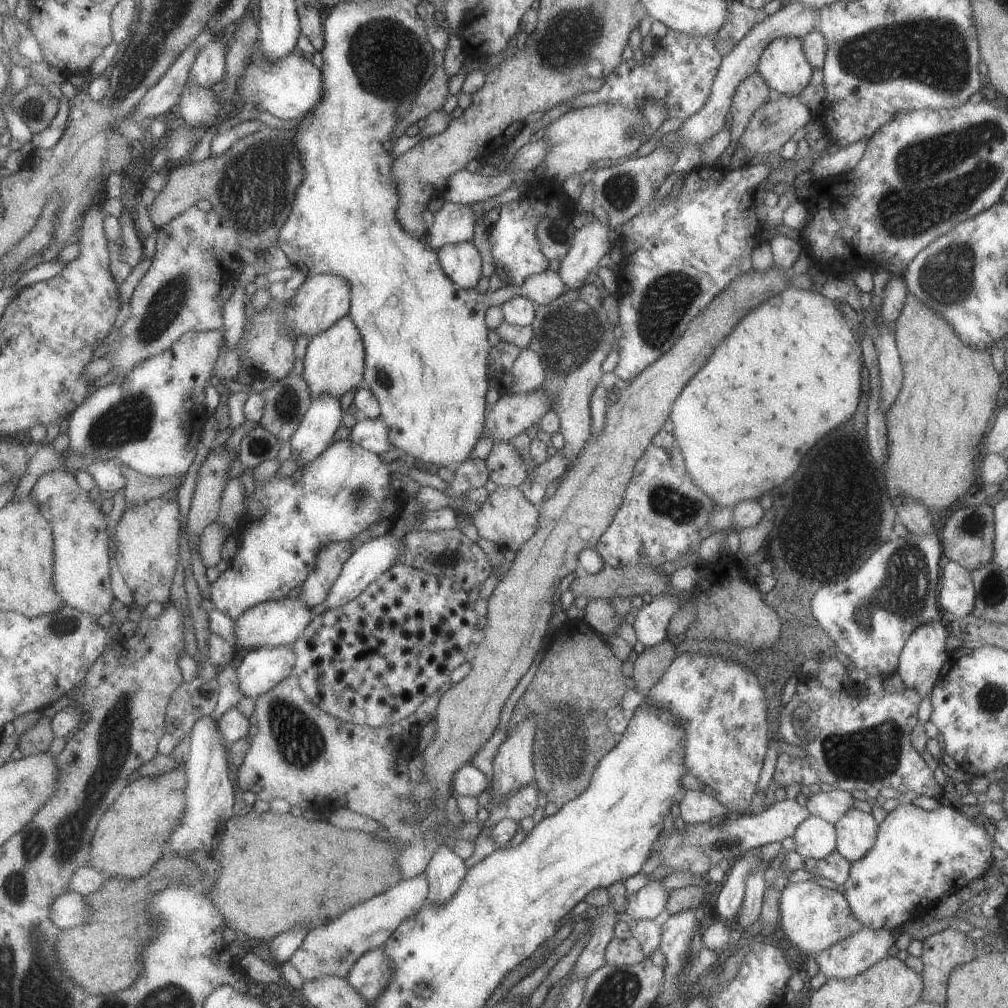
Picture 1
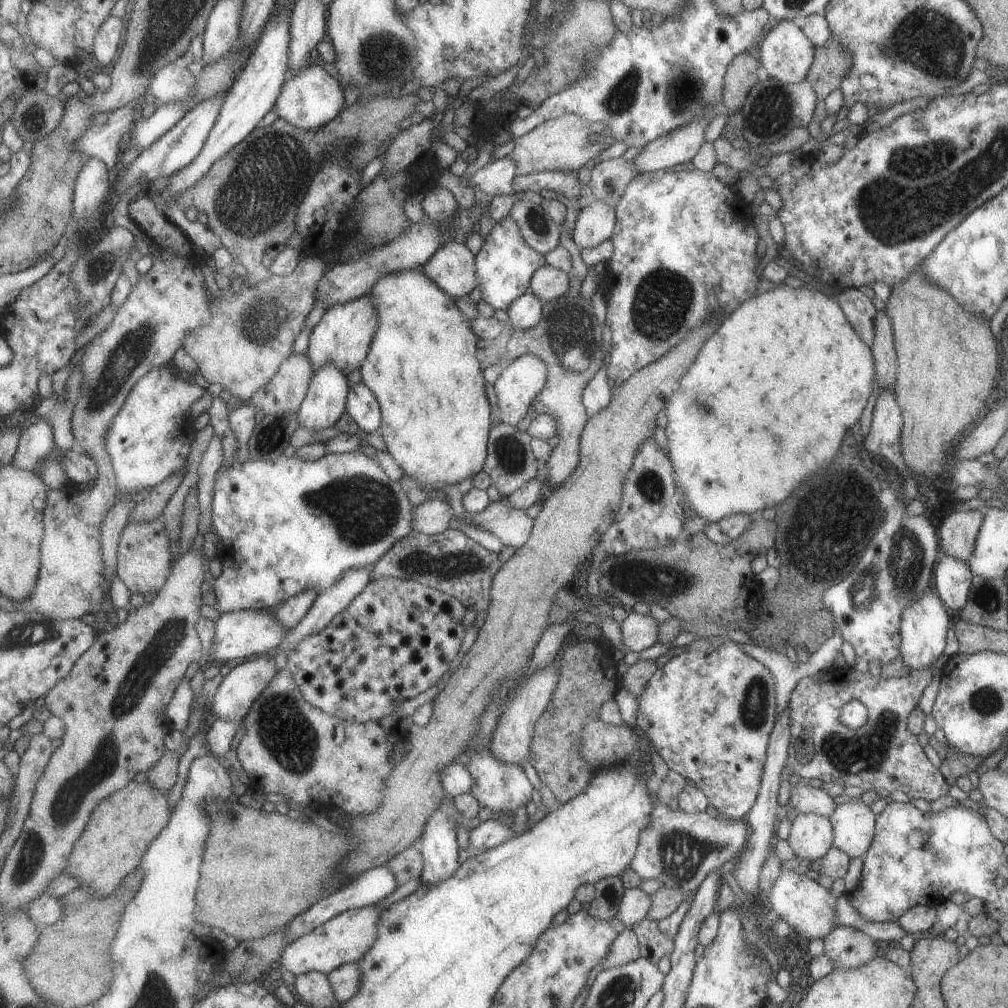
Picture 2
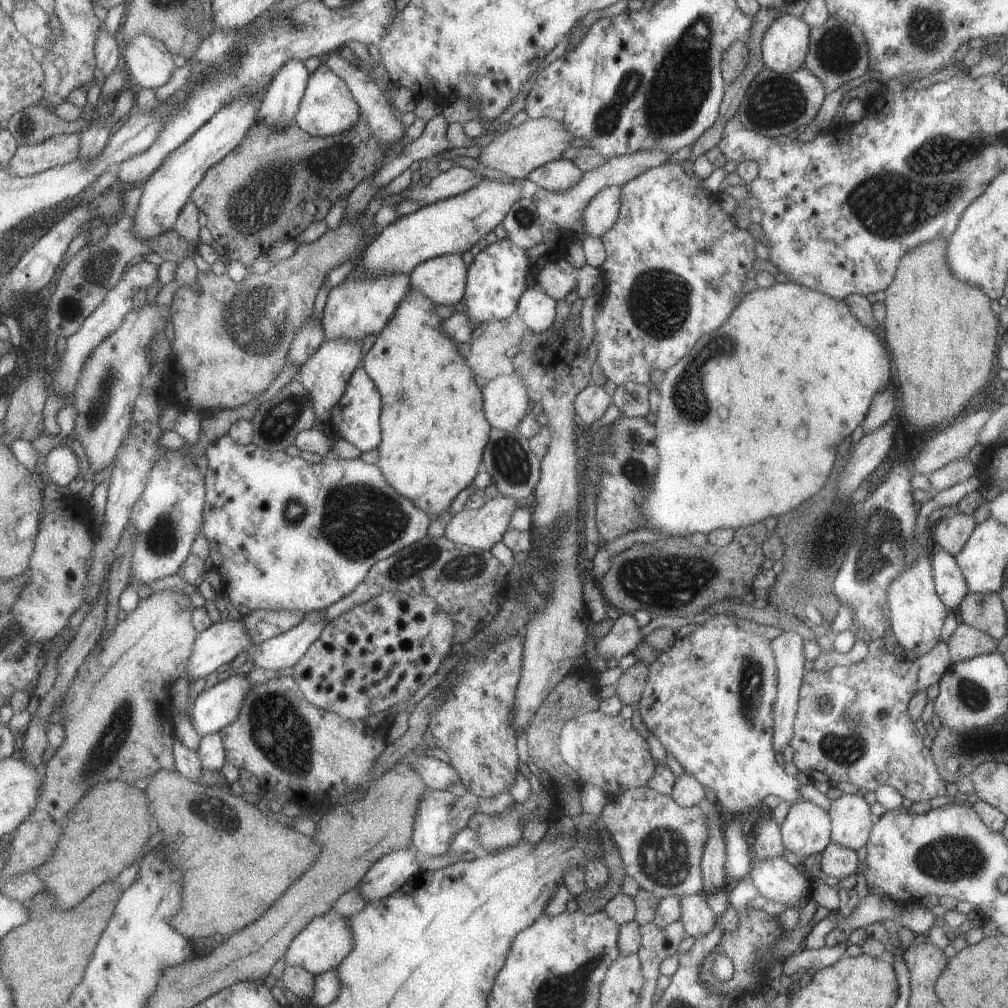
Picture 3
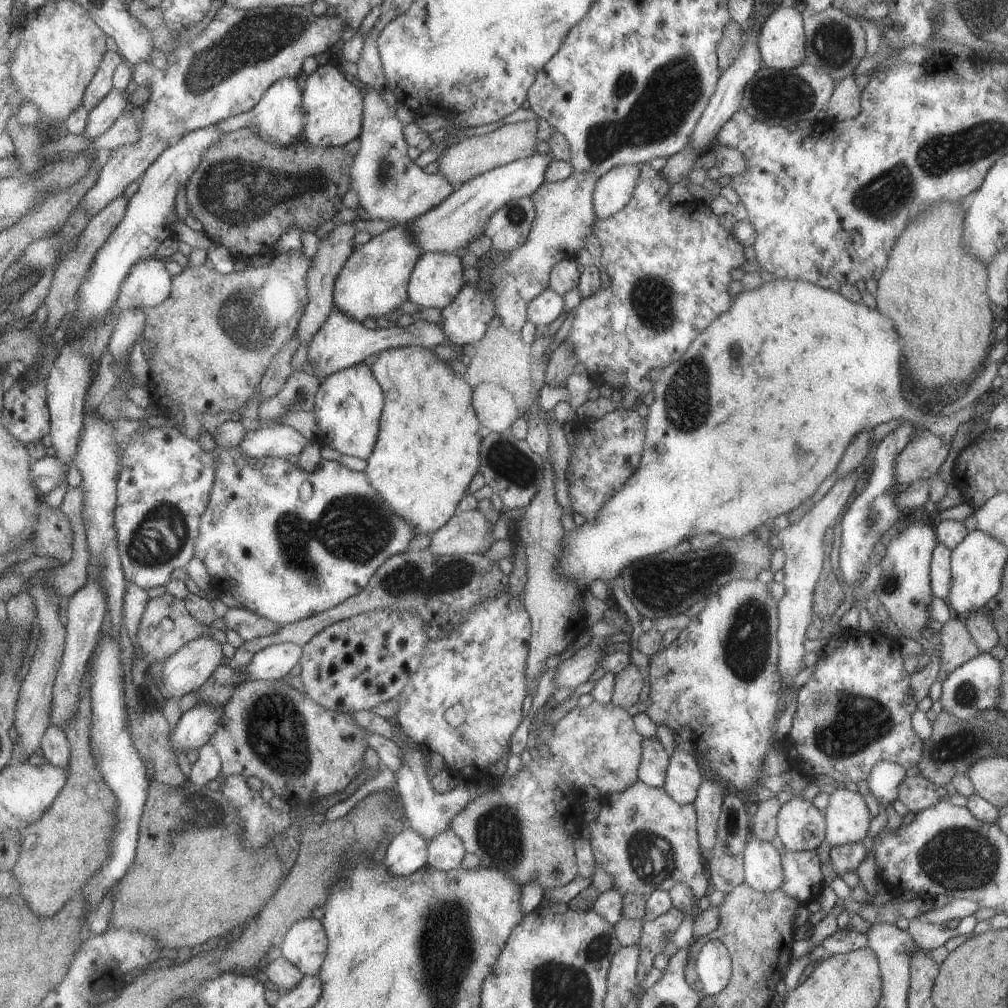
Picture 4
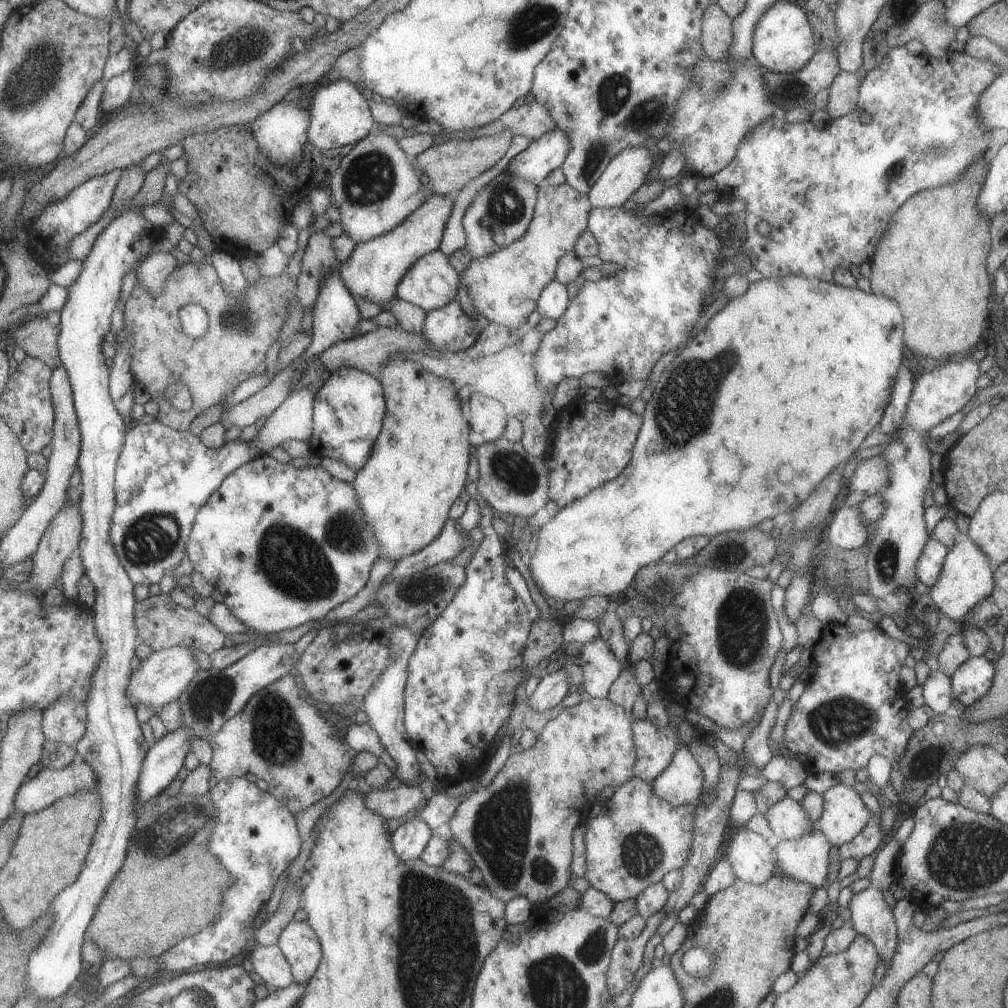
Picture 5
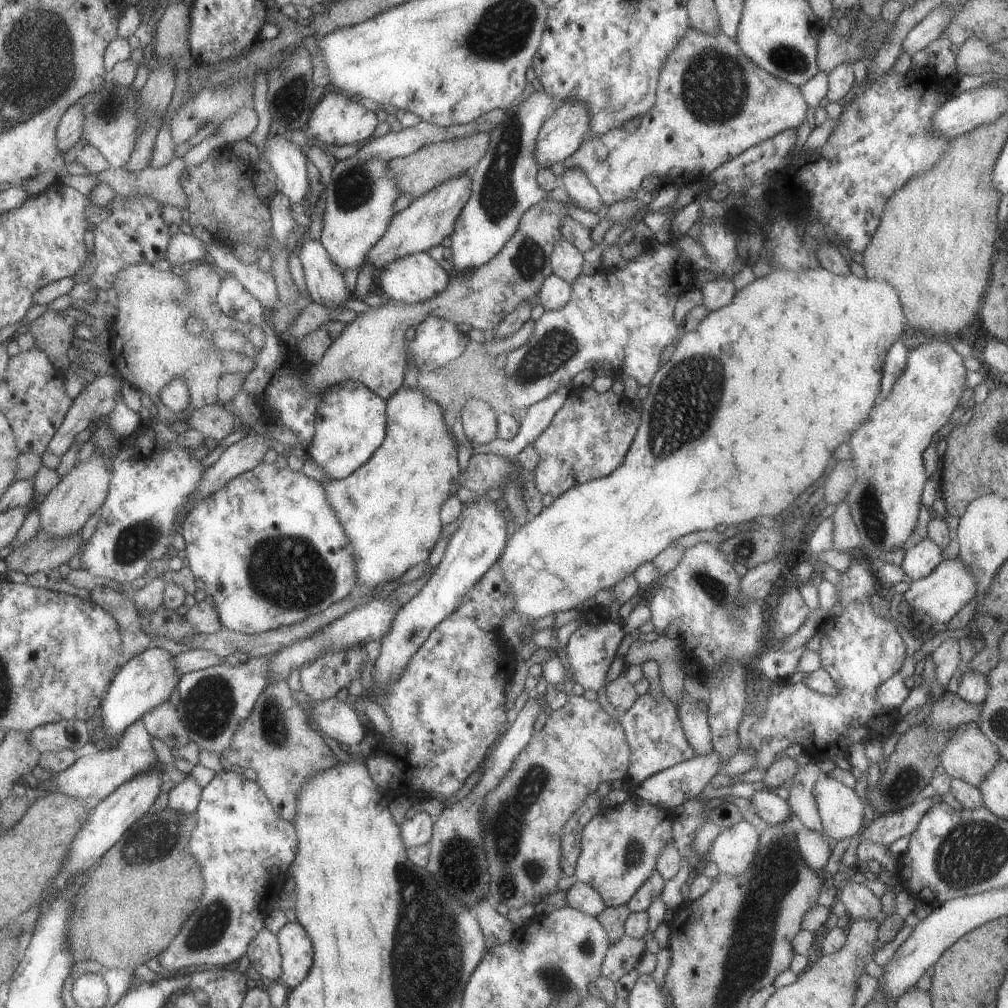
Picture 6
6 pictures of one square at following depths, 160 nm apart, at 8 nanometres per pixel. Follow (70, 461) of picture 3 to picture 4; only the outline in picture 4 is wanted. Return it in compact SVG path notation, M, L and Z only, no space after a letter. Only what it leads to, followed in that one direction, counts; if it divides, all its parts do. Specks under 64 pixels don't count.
M52 452L45 458L33 461L32 470L36 487L43 497L61 486L62 481L65 480L66 466L62 463L61 457Z

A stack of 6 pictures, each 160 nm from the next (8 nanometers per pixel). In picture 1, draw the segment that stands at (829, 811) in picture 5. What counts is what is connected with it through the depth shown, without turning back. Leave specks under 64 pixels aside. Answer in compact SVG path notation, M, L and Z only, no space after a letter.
M859 809L847 810L834 822L836 851L847 862L863 858L876 841L878 825L871 813Z

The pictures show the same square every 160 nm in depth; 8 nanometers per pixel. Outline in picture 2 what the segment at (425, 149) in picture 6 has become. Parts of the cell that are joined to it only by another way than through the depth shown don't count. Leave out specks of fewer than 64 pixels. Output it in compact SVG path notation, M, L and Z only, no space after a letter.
M565 113L538 124L527 134L513 138L513 142L515 146L507 157L514 160L516 175L541 171L561 171L575 175L581 166L587 164L587 160L595 160L597 154L603 152L615 140L605 123L590 123L581 115Z

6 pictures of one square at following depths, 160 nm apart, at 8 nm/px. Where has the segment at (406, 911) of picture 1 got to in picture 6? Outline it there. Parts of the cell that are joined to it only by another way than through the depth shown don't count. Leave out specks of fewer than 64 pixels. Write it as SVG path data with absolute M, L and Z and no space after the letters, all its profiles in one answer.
M287 921L275 935L281 955L280 983L290 990L307 976L311 968L312 944L309 935L297 921Z

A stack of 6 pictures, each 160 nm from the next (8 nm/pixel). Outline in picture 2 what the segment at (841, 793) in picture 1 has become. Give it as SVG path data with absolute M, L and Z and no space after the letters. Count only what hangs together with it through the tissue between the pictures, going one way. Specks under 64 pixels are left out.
M804 782L791 786L788 803L797 813L813 813L825 818L828 818L837 806L833 797L821 787L810 787Z

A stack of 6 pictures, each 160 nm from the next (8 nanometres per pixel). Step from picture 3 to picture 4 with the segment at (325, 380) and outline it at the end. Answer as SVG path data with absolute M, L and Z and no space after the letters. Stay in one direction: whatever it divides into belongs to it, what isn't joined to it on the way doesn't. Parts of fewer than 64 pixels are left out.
M332 308L327 320L322 323L321 328L313 335L311 342L307 345L306 360L310 368L307 368L306 372L315 377L321 384L325 377L330 374L346 369L351 365L368 362L371 356L380 350L405 345L419 345L430 348L446 342L446 334L442 326L425 319L415 319L406 328L395 326L391 329L387 327L374 331L363 327L357 321L352 321L346 314Z

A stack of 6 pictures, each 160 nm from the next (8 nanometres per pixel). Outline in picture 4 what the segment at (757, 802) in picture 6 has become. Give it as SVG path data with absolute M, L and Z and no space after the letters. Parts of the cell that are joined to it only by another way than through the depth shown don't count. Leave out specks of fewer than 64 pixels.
M791 797L780 805L776 816L776 836L785 850L810 851L824 839L824 813L802 797Z

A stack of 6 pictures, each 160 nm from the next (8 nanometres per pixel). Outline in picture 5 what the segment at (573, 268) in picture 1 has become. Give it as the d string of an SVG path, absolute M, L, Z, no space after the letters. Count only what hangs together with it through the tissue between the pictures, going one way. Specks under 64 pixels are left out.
M629 147L611 156L606 169L587 192L591 208L621 207L641 186L653 164L647 147Z

